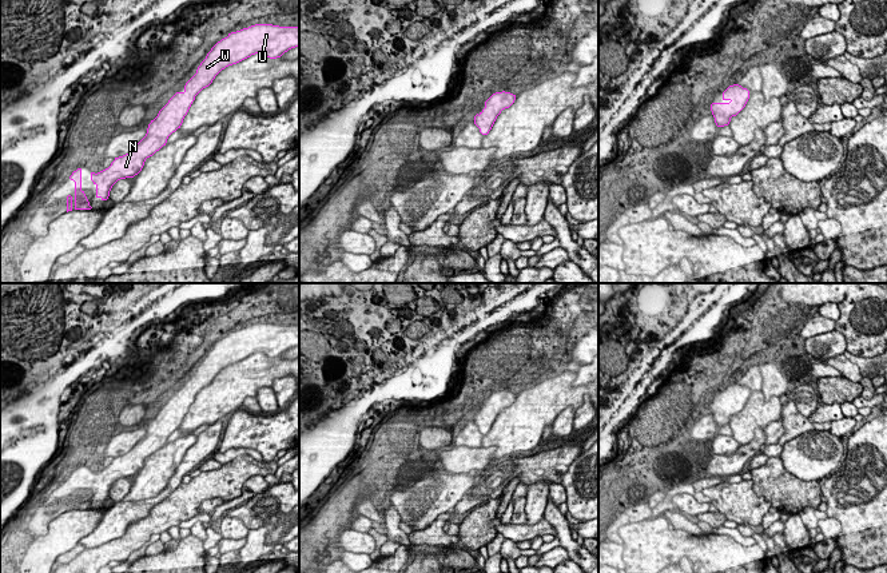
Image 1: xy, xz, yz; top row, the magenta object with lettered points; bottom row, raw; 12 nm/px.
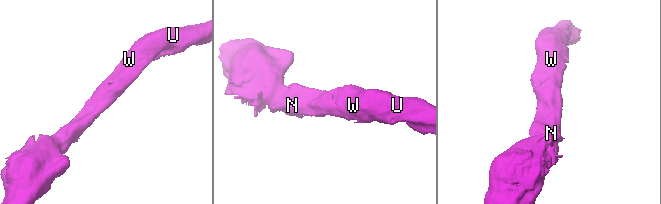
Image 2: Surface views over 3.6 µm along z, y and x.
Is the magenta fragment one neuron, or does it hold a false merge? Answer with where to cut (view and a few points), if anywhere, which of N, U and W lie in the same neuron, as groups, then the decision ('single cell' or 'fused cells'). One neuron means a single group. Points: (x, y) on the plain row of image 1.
no cut | N U W | single cell

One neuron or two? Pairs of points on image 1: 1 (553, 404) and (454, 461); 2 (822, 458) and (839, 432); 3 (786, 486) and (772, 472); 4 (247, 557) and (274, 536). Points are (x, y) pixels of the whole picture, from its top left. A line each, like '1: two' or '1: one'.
1: one
2: two
3: one
4: one

